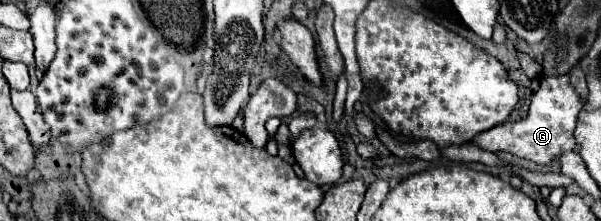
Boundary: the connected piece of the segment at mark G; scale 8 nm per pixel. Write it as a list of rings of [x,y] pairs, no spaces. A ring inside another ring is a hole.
[[[545,76],[541,78],[539,90],[533,94],[533,104],[529,108],[527,118],[515,124],[499,124],[483,134],[477,134],[471,142],[489,152],[505,150],[521,158],[533,160],[537,164],[549,164],[563,150],[577,150],[573,130],[575,130],[577,114],[581,112],[581,108],[583,104],[577,98],[575,90],[571,88],[567,76]]]

